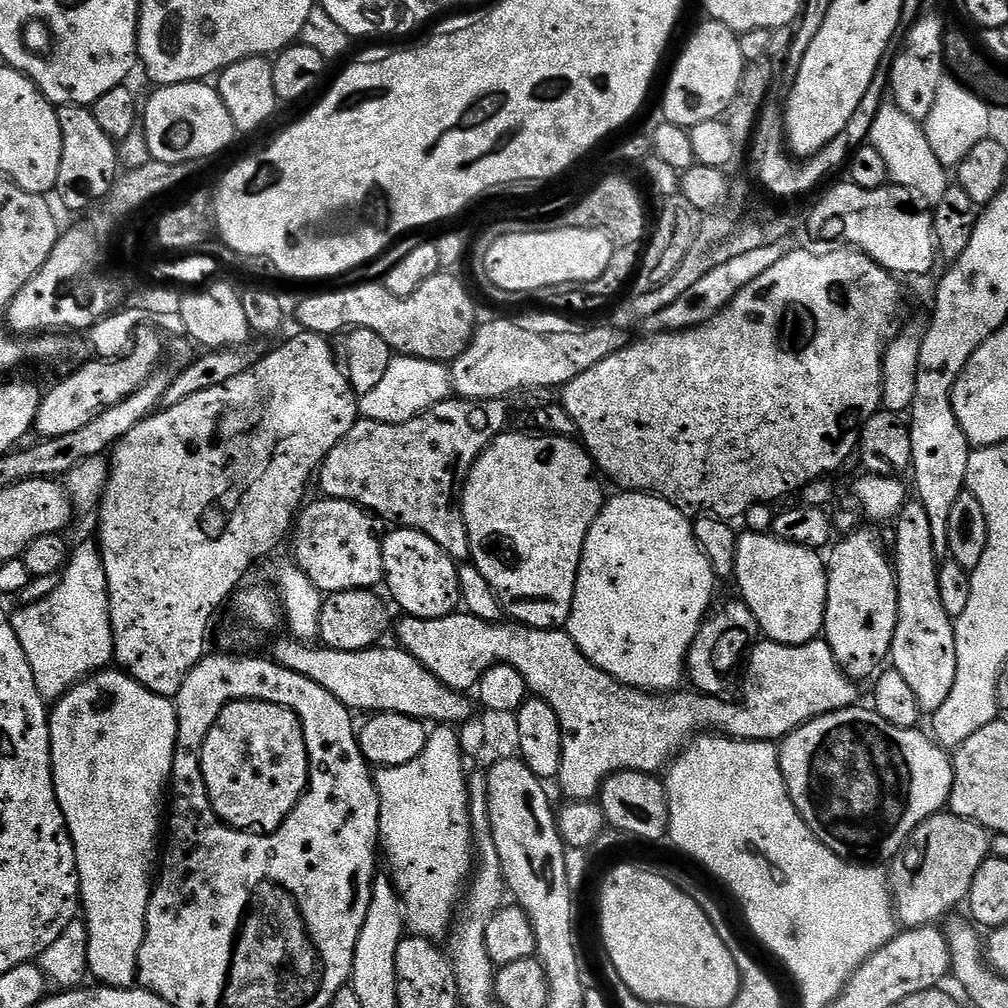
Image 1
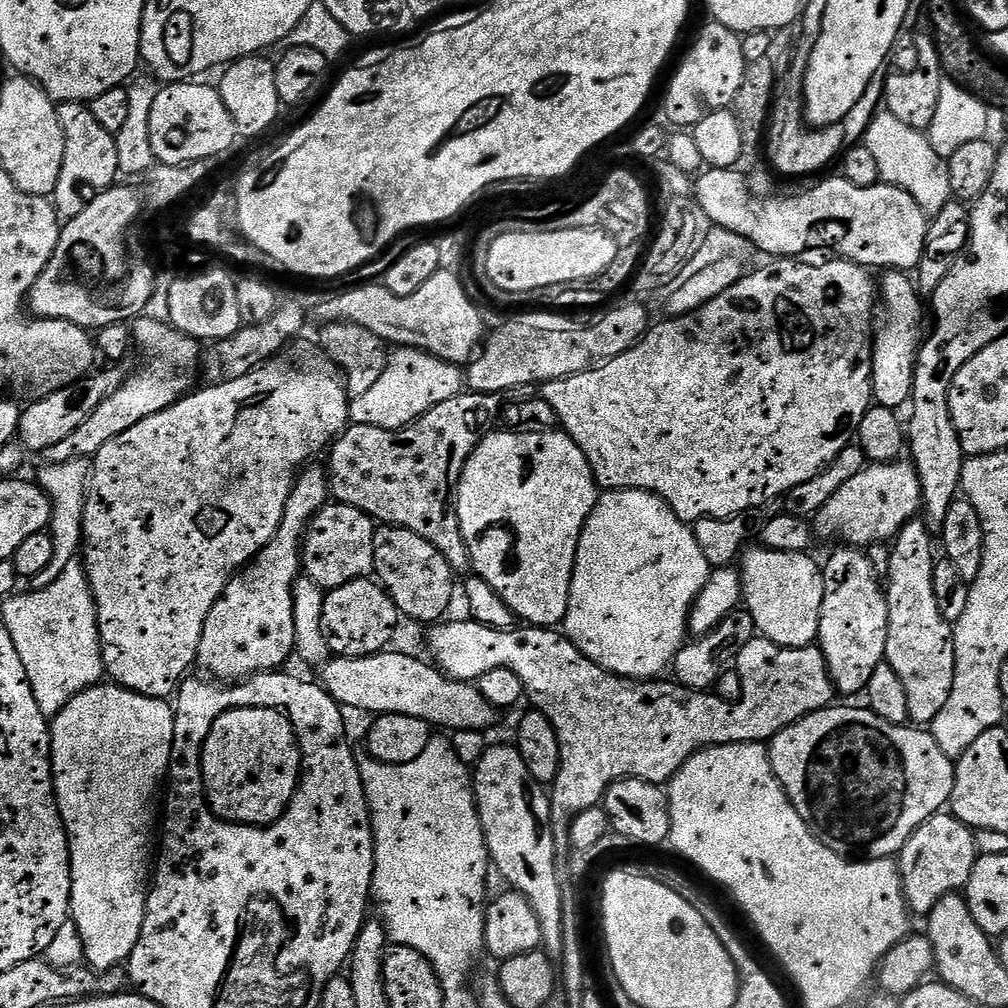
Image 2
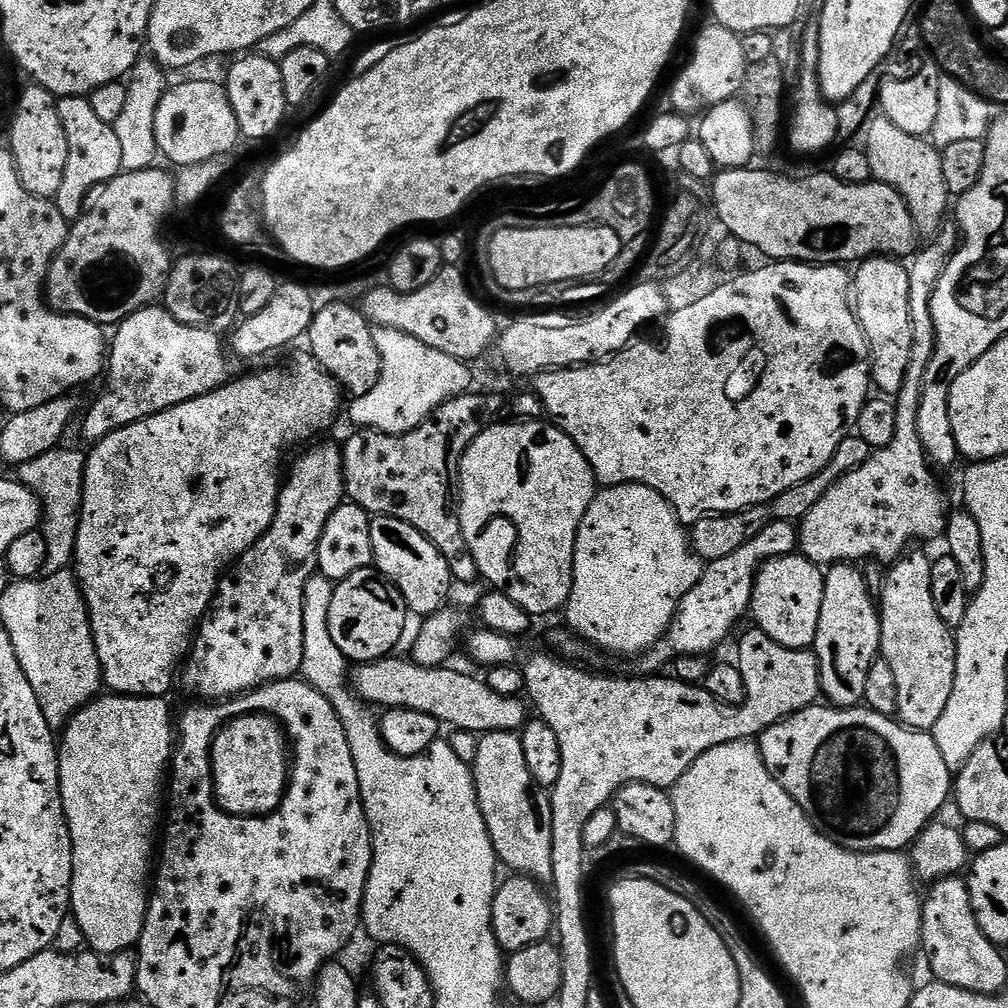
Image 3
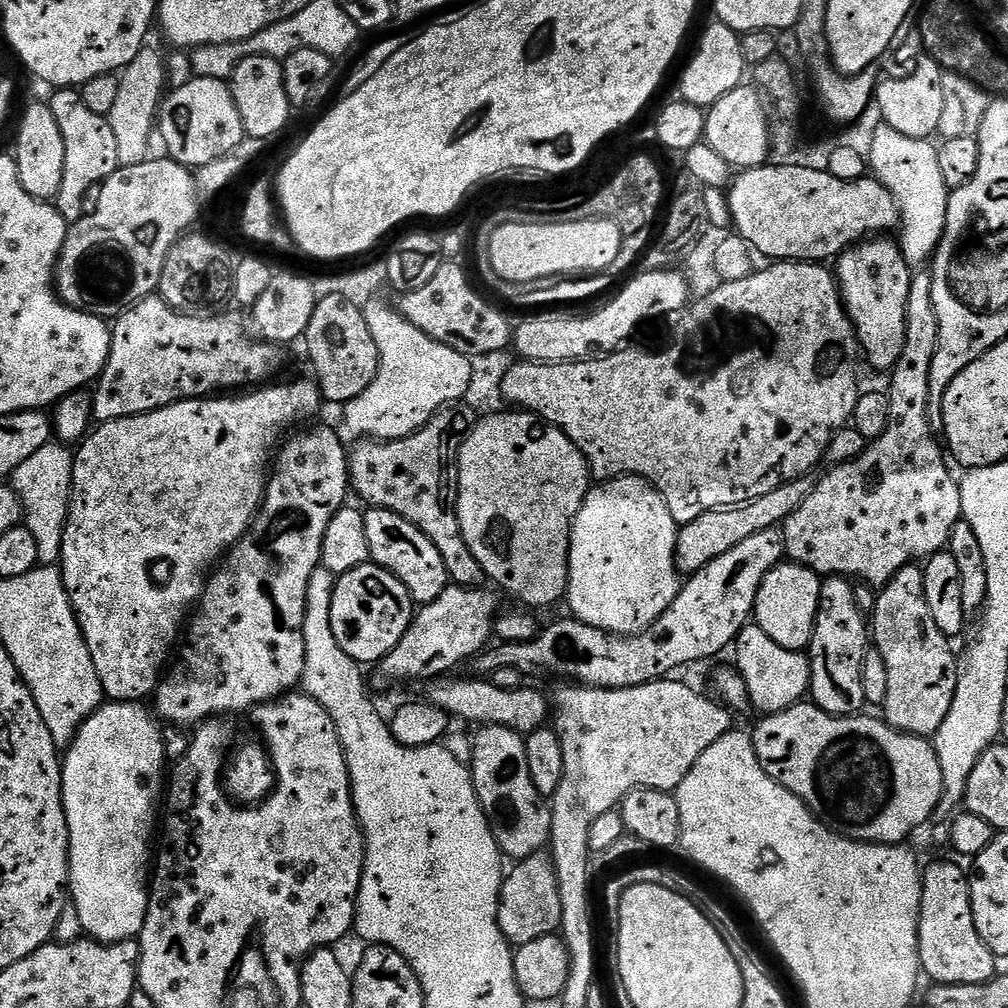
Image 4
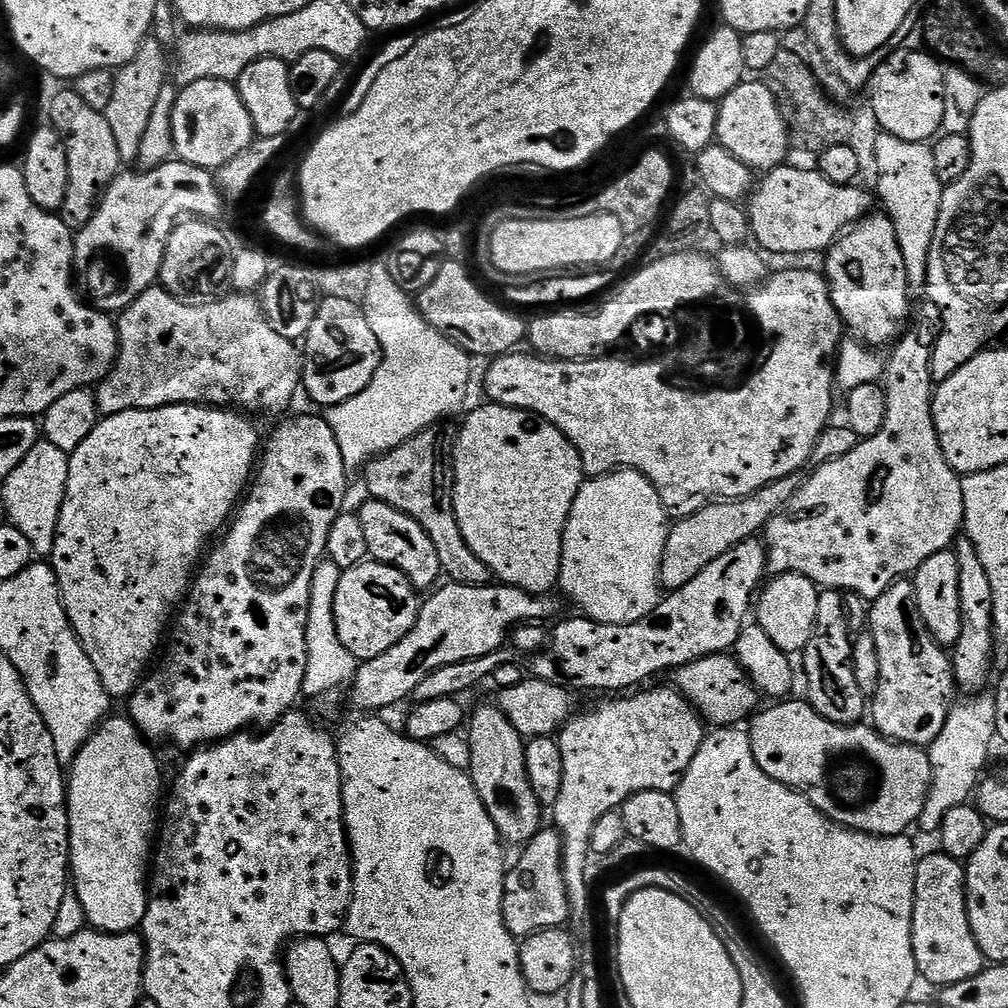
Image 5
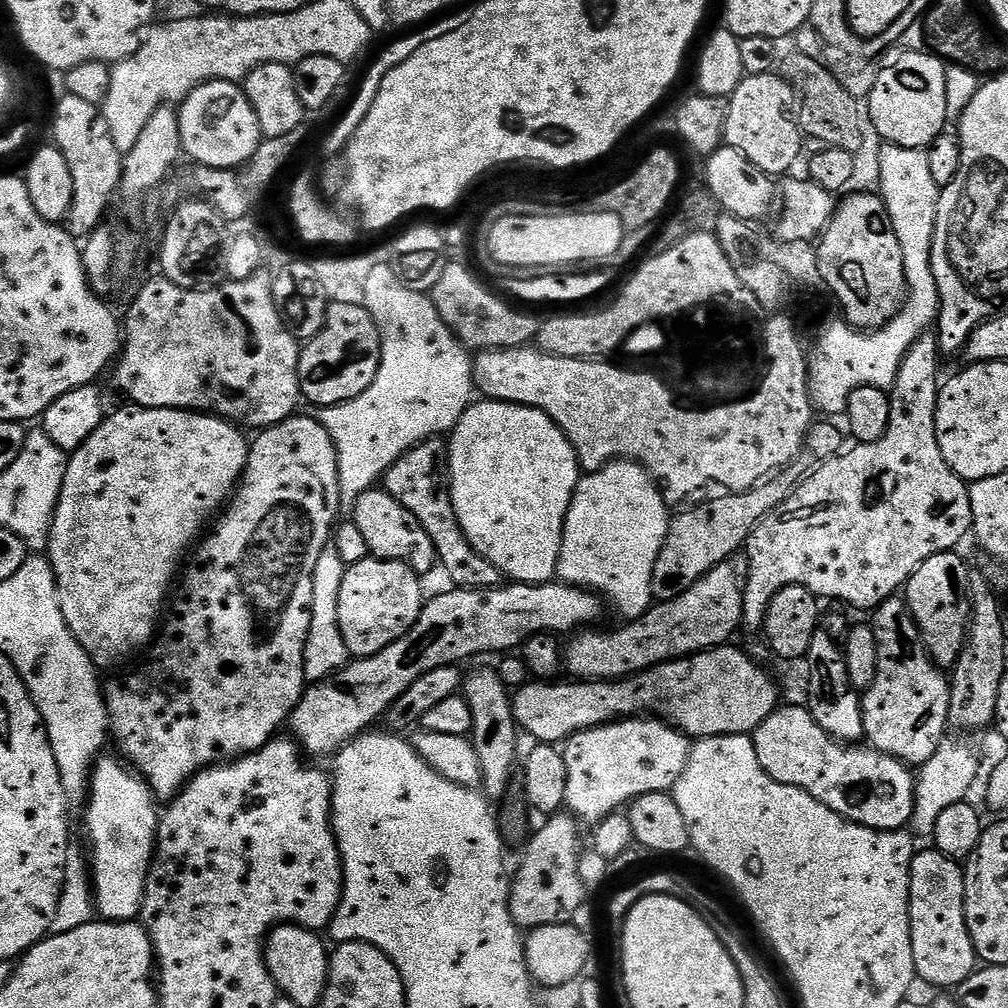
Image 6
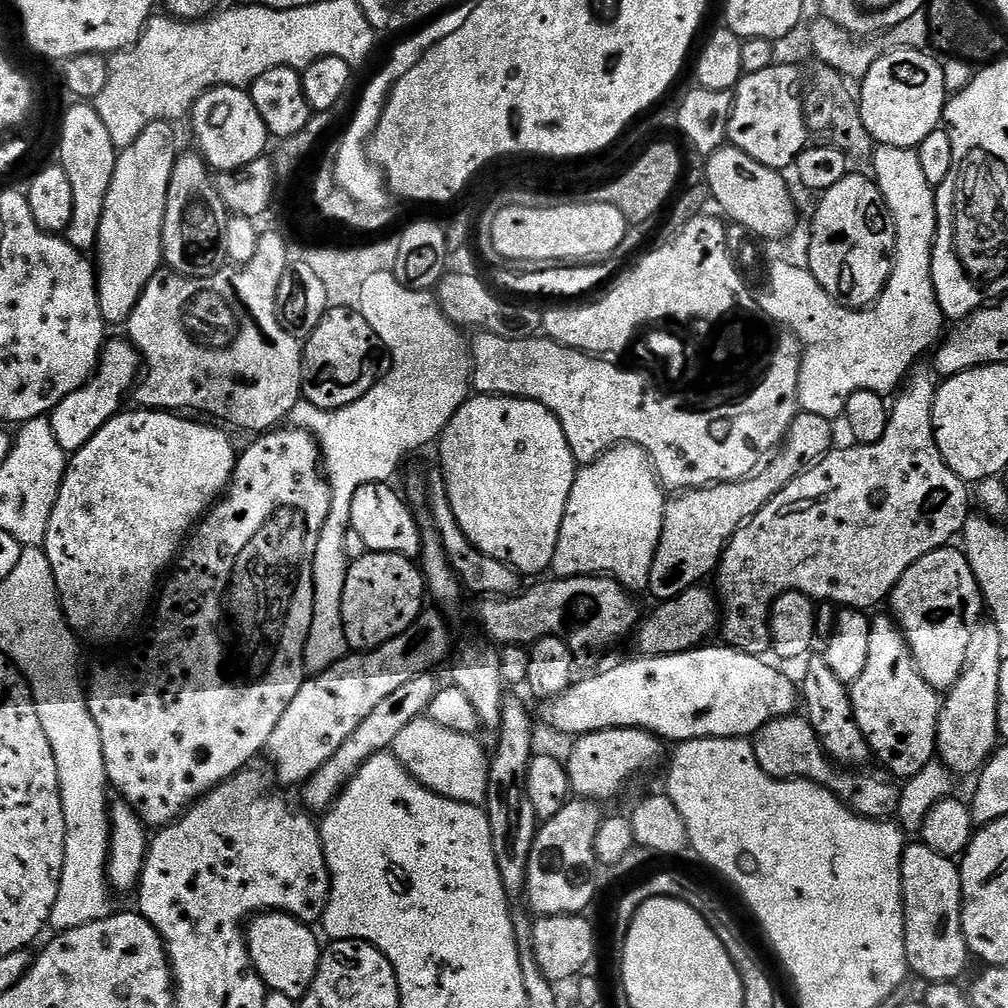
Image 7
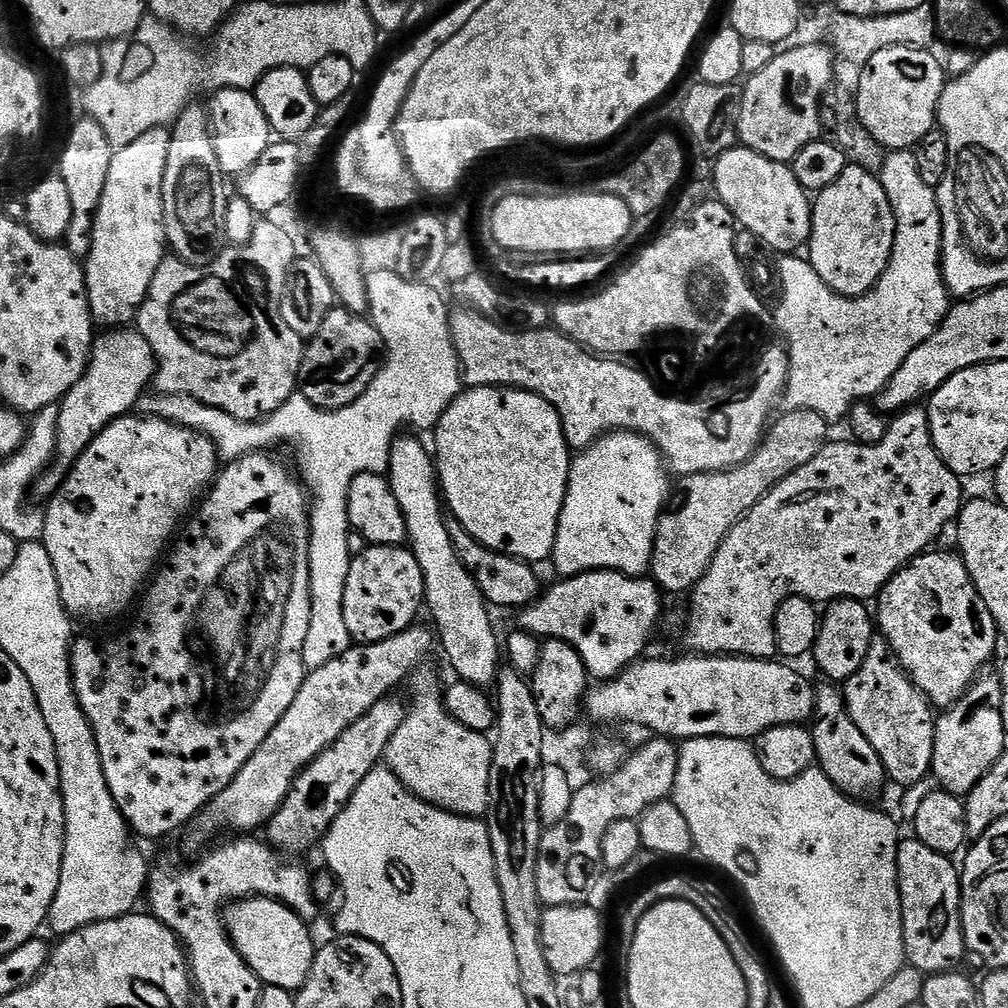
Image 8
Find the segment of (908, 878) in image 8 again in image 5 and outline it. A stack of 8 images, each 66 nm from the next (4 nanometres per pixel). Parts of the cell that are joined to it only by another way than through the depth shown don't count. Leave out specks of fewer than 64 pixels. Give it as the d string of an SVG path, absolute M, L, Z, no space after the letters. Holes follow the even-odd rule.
M935 850L929 856L921 855L916 862L916 893L914 894L914 922L912 923L912 941L916 970L935 986L966 982L984 971L986 961L974 934L970 930L968 917L968 890L966 887L966 868L961 861L950 858L943 850Z

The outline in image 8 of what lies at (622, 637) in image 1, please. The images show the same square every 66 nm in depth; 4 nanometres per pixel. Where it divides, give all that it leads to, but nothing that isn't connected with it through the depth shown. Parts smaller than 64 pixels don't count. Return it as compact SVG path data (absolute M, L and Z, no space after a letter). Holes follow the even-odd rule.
M609 432L607 436L601 436L599 440L595 440L589 448L577 451L572 457L572 465L568 475L568 489L566 490L566 498L562 506L562 514L558 518L556 541L550 557L550 564L553 564L560 571L559 575L567 578L569 576L581 576L584 572L602 572L607 570L610 572L621 572L624 576L644 576L649 571L652 563L652 547L656 537L656 527L660 521L660 513L664 511L666 501L670 496L670 484L668 488L667 475L669 476L669 473L666 471L666 465L658 449L645 436L639 436L637 432Z

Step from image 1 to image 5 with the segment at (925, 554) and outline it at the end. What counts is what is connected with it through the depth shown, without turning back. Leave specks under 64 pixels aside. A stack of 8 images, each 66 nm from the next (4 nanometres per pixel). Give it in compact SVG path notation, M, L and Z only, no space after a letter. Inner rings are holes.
M911 579L897 580L877 600L871 601L868 612L867 631L871 632L876 643L880 682L876 695L870 700L870 724L882 733L887 740L895 740L898 744L913 744L915 748L924 748L932 744L938 734L942 734L942 726L946 726L948 713L952 711L954 697L957 695L956 675L952 669L951 655L930 634L916 601L916 585Z

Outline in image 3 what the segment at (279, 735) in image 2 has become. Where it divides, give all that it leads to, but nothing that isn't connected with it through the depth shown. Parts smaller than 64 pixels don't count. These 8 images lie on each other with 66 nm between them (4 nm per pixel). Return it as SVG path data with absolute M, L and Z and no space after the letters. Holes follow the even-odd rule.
M243 713L227 721L212 740L212 790L224 812L232 816L267 816L276 811L287 788L290 762L288 744L279 723L263 713Z

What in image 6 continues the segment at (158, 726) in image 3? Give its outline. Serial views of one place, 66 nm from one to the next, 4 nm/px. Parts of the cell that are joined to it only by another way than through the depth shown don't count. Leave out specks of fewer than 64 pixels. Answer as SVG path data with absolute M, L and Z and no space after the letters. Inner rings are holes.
M101 755L93 767L83 809L88 848L92 851L90 879L94 908L108 922L135 921L140 915L140 903L144 901L148 869L156 855L158 802L152 789L123 759L108 755Z

